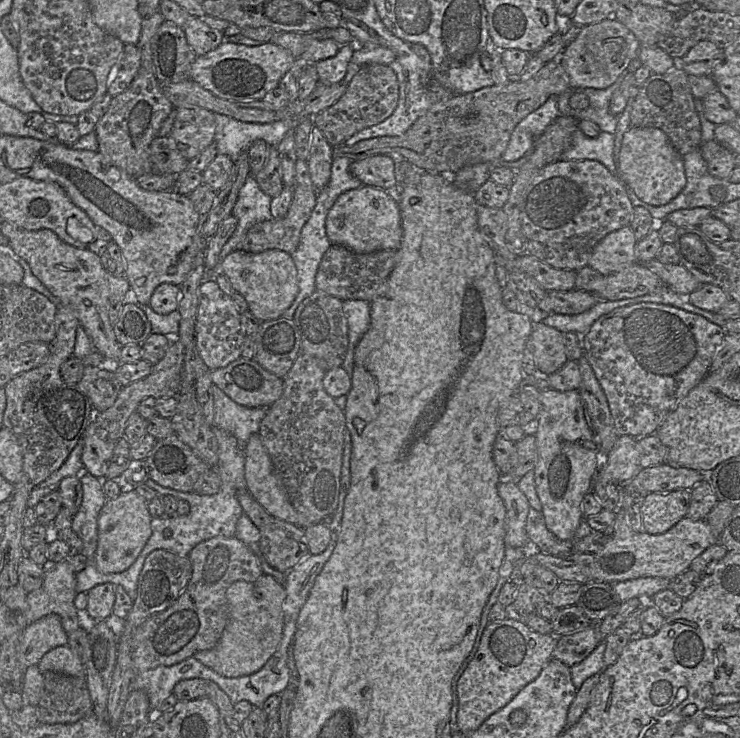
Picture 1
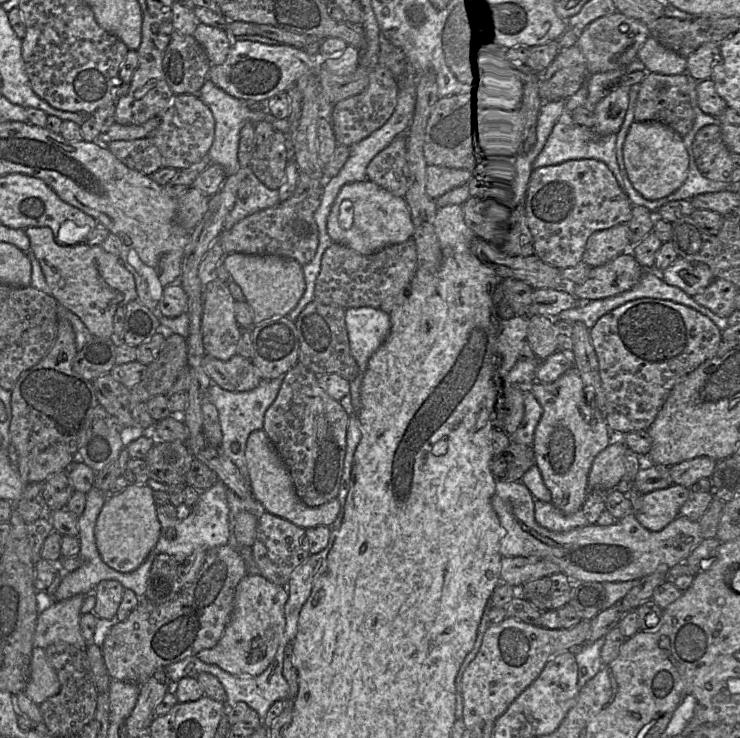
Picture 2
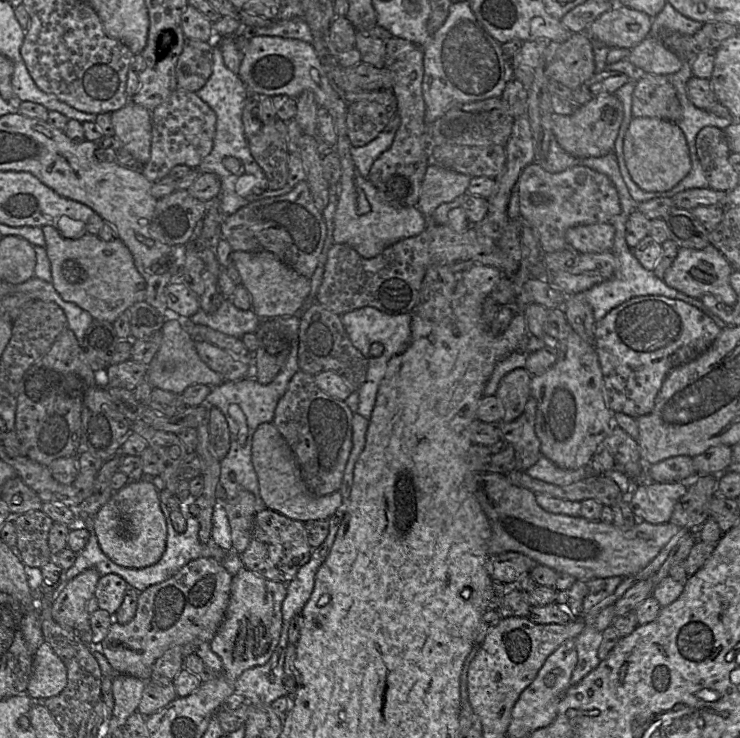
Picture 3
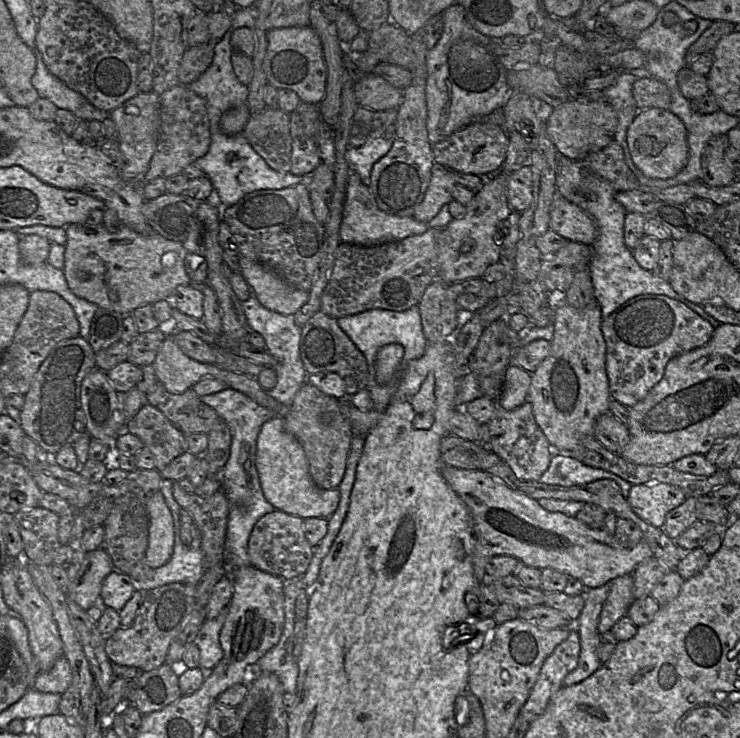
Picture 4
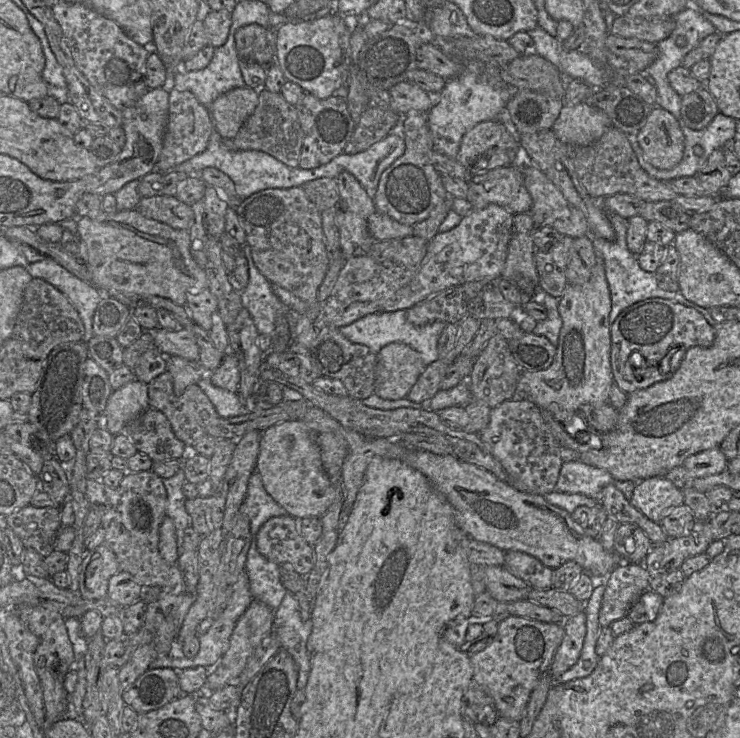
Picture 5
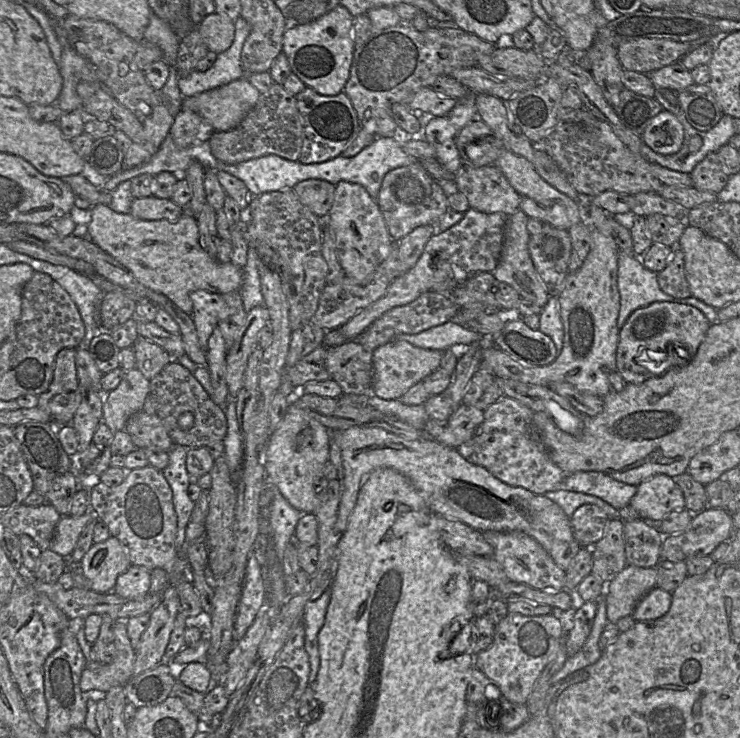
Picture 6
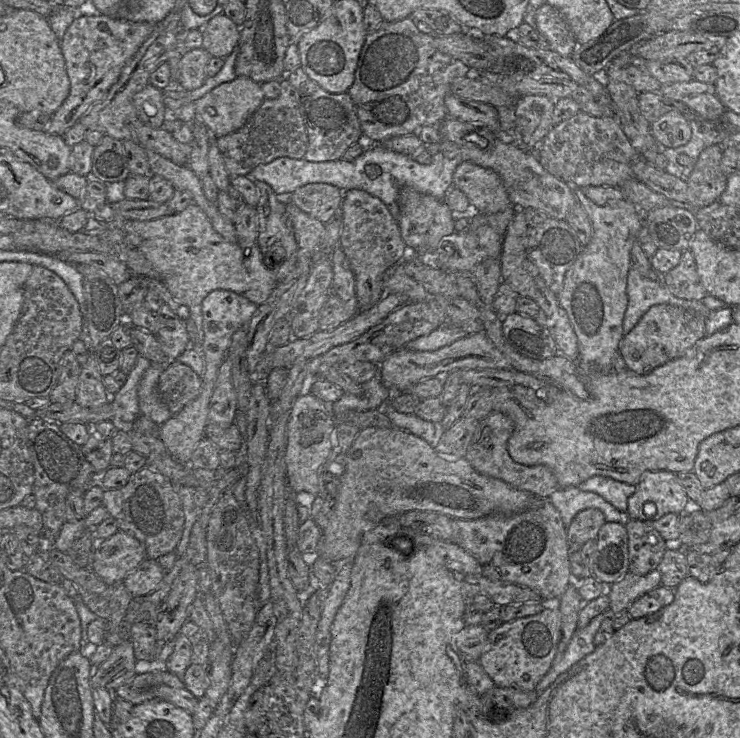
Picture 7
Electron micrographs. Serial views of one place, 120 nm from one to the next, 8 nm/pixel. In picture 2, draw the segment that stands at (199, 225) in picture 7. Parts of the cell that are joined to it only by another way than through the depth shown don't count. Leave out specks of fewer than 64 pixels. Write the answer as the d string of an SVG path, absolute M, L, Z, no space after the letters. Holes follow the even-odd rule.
M28 227L24 229L24 231L30 241L30 250L34 253L35 257L40 263L42 272L45 276L45 280L48 286L50 287L50 289L52 290L51 295L57 300L59 304L63 305L65 308L67 308L68 310L76 314L81 319L81 321L85 324L85 326L88 328L88 330L92 335L95 335L98 337L114 337L113 319L117 308L125 307L125 305L129 301L137 299L137 291L136 291L134 276L125 268L120 257L106 252L101 247L101 245L89 245L87 242L83 242L75 245L61 245L56 242L53 236L53 232L49 227Z

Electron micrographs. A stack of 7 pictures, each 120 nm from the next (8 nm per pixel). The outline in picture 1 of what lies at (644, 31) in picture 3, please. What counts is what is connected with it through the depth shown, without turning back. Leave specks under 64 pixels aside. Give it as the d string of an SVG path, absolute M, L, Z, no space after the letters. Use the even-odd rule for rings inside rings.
M614 17L586 25L576 39L564 48L560 62L569 77L571 89L605 89L612 85L638 56L640 43L625 25Z

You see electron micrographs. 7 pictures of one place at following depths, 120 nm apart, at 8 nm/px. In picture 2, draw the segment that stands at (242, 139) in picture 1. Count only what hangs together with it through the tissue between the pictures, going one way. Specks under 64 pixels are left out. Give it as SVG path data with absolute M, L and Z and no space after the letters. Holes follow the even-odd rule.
M210 79L205 81L204 85L197 93L197 96L210 109L215 120L214 140L207 157L211 164L219 164L223 167L226 177L234 175L240 170L238 161L240 131L246 123L256 124L257 122L265 120L271 123L275 131L280 131L287 135L287 119L277 119L272 116L265 109L263 102L246 101L229 95L224 90L217 87Z

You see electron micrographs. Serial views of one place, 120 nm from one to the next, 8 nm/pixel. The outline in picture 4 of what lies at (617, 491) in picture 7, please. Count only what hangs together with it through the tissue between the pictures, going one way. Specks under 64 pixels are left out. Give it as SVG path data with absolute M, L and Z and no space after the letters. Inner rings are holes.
M554 452L548 469L542 474L540 482L563 487L582 486L600 479L616 482L622 495L627 498L632 484L619 476L601 468L590 467L581 461L560 452Z

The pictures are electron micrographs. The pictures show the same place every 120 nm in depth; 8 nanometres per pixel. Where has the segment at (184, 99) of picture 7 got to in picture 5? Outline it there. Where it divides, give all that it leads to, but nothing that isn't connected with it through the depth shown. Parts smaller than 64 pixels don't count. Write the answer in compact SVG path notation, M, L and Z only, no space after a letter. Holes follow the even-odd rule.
M248 86L232 89L215 99L208 111L223 139L233 139L255 110L259 91Z

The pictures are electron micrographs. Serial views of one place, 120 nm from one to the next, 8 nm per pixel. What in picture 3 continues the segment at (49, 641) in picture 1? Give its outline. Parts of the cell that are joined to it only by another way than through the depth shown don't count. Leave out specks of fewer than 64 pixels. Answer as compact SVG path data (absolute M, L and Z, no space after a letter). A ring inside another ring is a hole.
M94 568L83 571L66 584L51 606L53 619L62 627L73 629L86 645L92 641L86 604L94 596L100 577Z

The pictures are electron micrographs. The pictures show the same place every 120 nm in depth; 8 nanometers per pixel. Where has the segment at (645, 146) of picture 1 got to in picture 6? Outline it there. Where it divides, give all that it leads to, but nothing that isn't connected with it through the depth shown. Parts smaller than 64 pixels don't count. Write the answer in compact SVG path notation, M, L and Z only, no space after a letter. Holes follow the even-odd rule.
M664 109L648 124L642 139L658 154L675 154L683 145L684 127L673 113Z

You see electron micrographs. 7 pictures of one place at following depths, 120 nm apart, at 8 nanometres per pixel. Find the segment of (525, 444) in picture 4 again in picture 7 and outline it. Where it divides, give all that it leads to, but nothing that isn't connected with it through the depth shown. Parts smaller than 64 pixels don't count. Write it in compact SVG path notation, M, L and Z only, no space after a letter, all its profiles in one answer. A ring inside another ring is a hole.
M492 411L478 423L477 430L468 447L467 460L481 474L500 479L511 487L531 493L535 497L547 498L559 487L553 472L544 465L526 466L513 461L508 452L508 440L514 431L510 417Z

